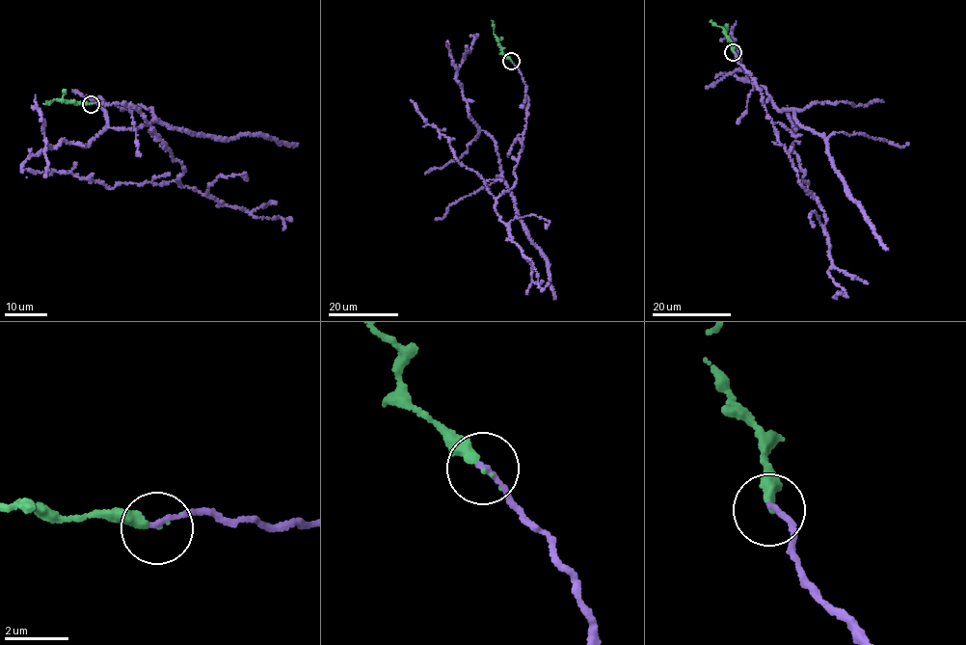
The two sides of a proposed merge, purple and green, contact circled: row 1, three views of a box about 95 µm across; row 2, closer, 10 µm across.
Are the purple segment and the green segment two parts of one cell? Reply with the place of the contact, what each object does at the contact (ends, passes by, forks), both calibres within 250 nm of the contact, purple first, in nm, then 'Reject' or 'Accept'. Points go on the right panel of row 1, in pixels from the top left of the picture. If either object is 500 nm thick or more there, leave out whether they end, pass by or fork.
Place: (733, 52). At the ring purple ends. At the ring green ends. Thickness 170 nm (purple) against 280 nm. Accept

